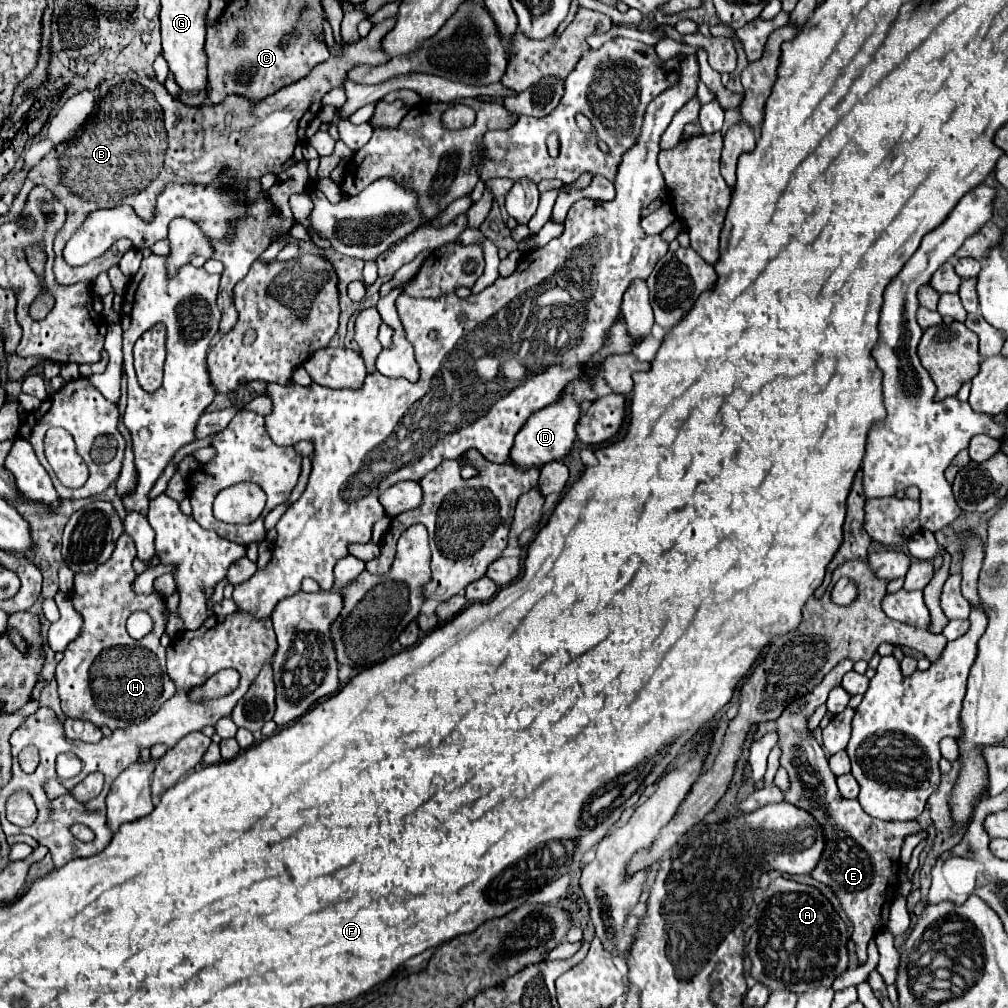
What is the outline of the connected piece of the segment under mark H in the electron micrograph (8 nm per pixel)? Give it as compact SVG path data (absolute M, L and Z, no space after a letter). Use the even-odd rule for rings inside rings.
M123 533L107 563L99 565L93 573L75 573L71 599L75 611L83 617L83 627L67 645L65 657L57 665L57 685L63 713L91 721L97 727L129 727L135 721L147 719L153 713L153 703L157 711L175 693L175 685L165 673L165 649L159 643L167 625L165 601L157 591L151 595L137 595L133 591L137 573L131 563L135 557L135 543ZM133 611L147 611L155 621L153 633L141 641L131 639L125 631L125 621Z

